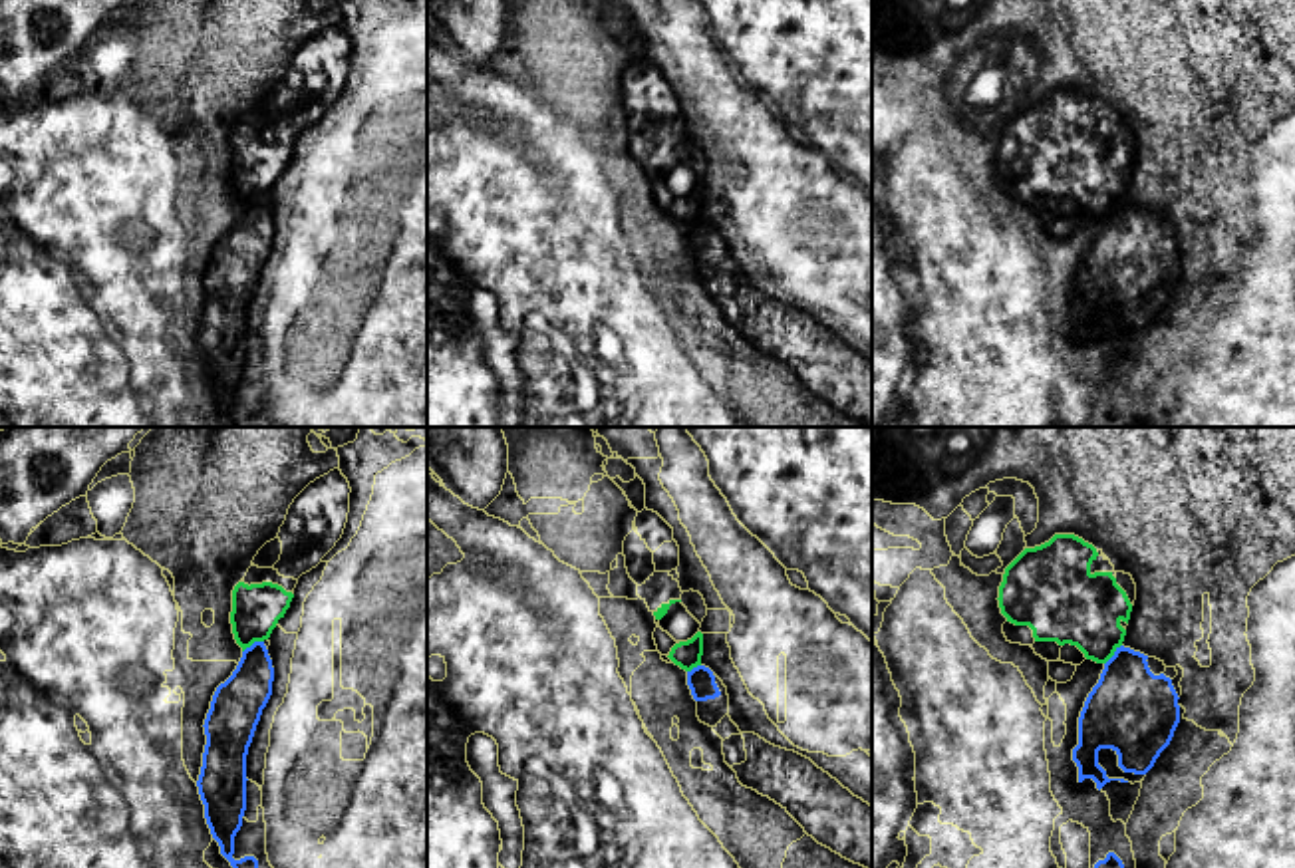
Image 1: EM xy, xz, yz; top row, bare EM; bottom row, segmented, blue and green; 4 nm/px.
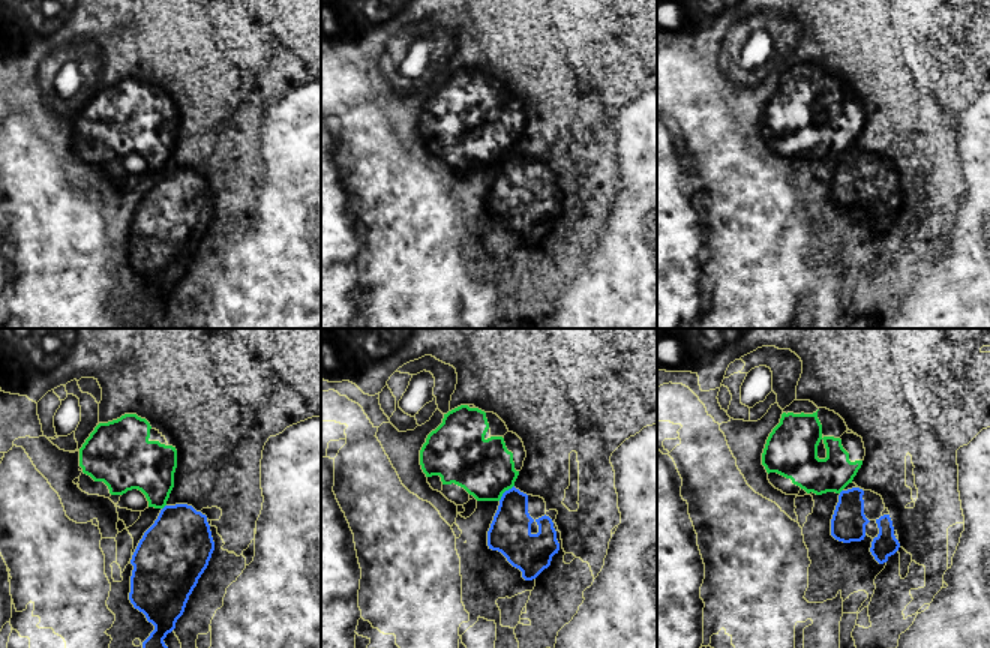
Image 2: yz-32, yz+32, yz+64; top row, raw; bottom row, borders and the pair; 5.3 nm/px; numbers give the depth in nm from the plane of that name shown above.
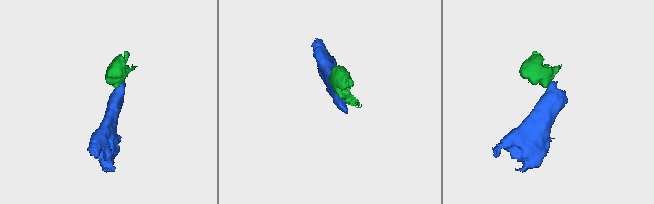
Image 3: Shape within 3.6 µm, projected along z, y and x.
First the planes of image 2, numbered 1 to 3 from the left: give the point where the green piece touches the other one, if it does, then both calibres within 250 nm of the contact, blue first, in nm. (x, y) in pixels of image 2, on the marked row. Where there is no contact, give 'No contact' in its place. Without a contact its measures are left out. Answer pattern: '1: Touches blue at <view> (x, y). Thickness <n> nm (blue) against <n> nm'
1: Touches blue at yz-32 (164, 507). Thickness 380 nm (blue) against 280 nm
2: Touches blue at yz+32 (504, 492). Thickness 220 nm (blue) against 320 nm
3: No contact

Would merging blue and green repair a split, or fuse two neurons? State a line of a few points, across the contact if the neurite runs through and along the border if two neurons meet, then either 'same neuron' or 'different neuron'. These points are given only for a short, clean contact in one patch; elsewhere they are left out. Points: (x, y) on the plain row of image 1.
xy (263, 195), (257, 195), (243, 207) | different neuron

